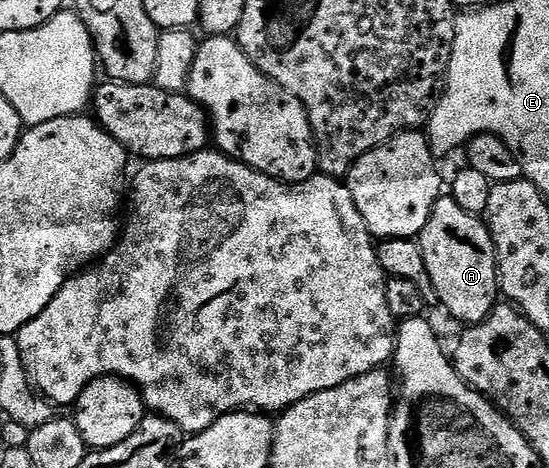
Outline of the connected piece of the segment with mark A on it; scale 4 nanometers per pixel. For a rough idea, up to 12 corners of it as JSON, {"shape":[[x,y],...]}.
{"shape":[[439,197],[420,242],[434,295],[462,325],[500,302],[485,222]]}

